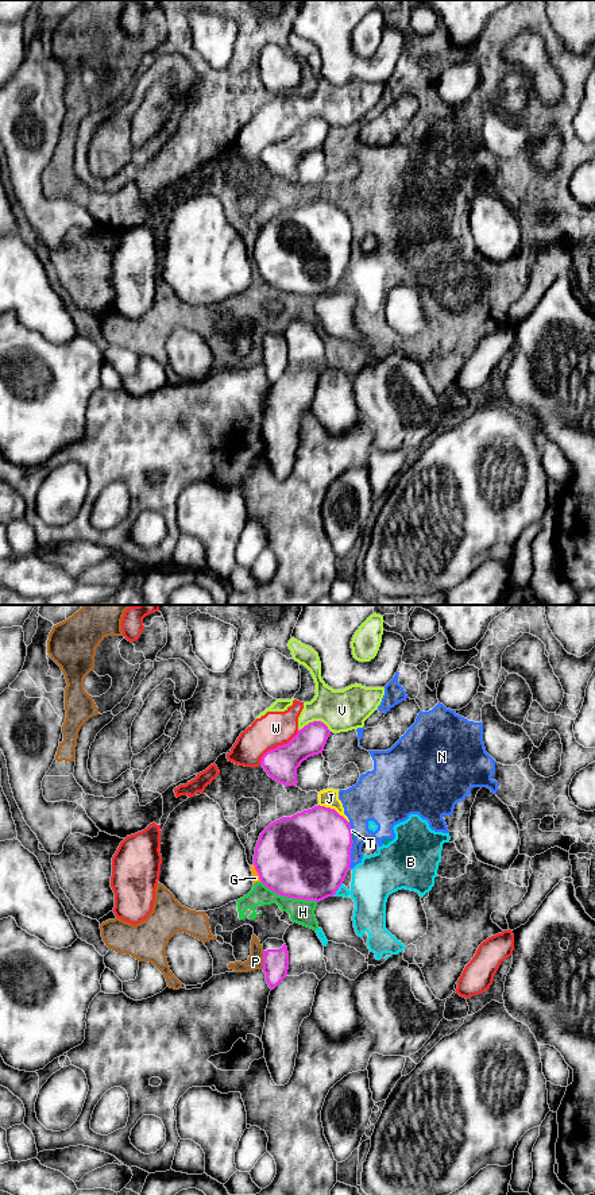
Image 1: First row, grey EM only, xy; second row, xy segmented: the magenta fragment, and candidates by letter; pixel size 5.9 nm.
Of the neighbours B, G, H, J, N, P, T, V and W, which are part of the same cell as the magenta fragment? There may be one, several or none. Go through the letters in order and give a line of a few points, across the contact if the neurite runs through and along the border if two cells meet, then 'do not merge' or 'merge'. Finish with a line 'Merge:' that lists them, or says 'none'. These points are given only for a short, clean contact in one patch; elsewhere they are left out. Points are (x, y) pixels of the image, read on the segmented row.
B: xy (342, 883), (332, 895) | do not merge
G: xy (252, 864), (261, 881) | do not merge
H: do not merge
J: do not merge
N: xy (352, 845), (348, 867) | do not merge
P: do not merge
T: do not merge
V: do not merge
W: do not merge
Merge: none

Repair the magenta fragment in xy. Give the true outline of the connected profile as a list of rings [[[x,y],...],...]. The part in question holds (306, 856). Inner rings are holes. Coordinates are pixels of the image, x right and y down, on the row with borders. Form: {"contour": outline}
{"contour": [[[318,805],[271,822],[259,836],[254,866],[275,894],[320,902],[343,884],[352,844],[351,824]]]}

